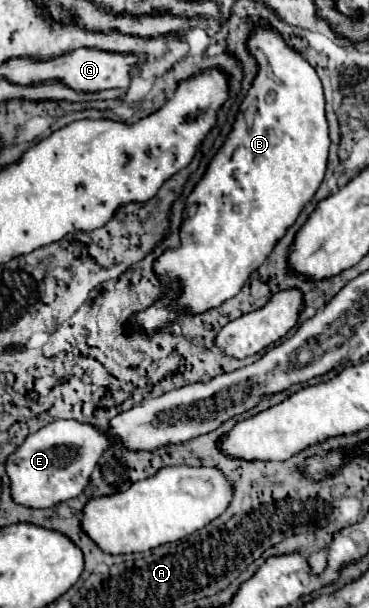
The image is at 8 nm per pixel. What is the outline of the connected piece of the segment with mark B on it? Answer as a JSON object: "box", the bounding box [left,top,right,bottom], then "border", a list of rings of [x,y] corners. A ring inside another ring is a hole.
{"box":[130,21,330,333],"border":[[[268,21],[258,23],[254,35],[248,39],[248,49],[258,59],[260,71],[244,103],[240,105],[236,123],[226,143],[216,153],[202,181],[194,187],[186,201],[188,209],[180,231],[182,245],[178,249],[164,251],[164,255],[156,261],[156,273],[164,287],[164,297],[130,319],[130,323],[142,325],[148,333],[154,333],[164,325],[176,333],[172,317],[176,317],[178,305],[190,307],[192,313],[202,313],[234,297],[244,287],[246,279],[266,261],[274,245],[284,237],[286,229],[298,219],[300,211],[312,201],[324,179],[330,139],[324,115],[322,83],[314,67],[300,53],[288,47],[278,31],[268,25]]]}

